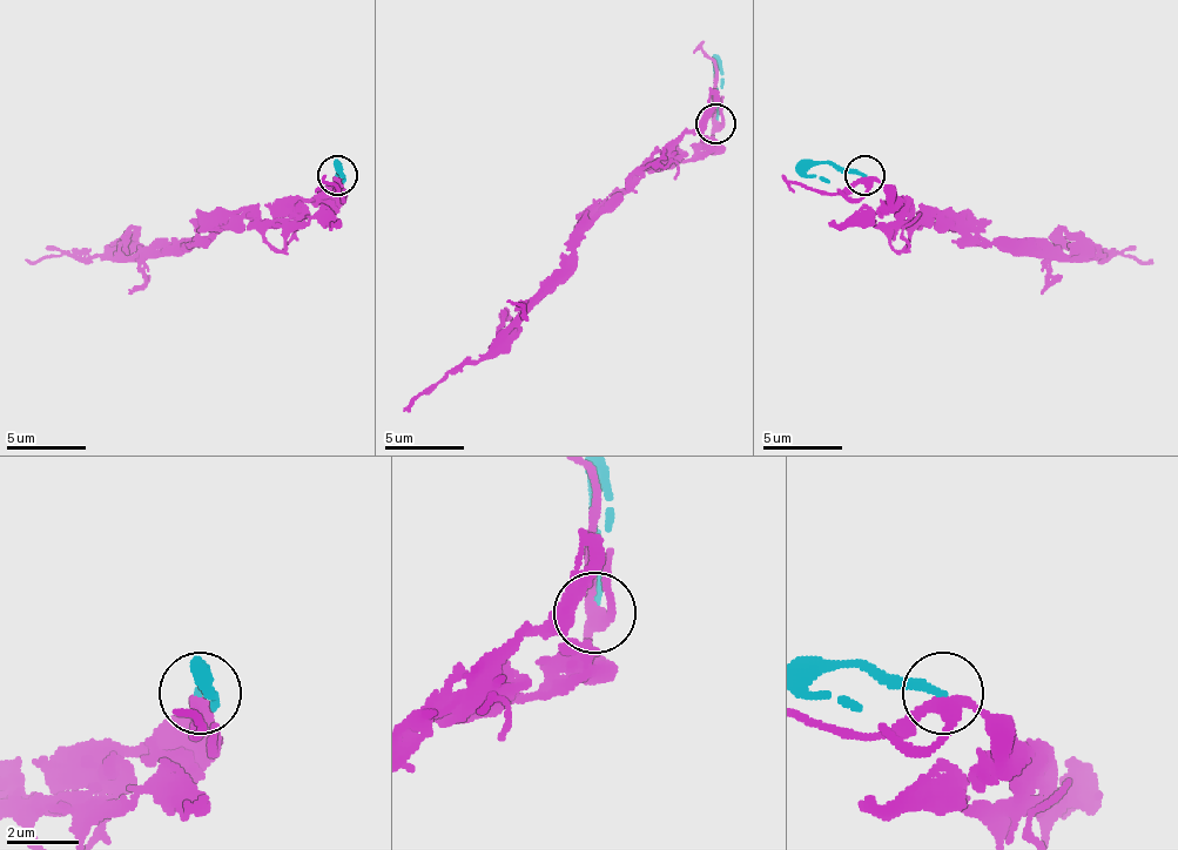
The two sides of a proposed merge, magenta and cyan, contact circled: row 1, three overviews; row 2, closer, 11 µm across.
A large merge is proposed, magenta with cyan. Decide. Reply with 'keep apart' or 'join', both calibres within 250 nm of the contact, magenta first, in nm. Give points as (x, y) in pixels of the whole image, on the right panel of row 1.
join; calibres 280 and 220 nm

